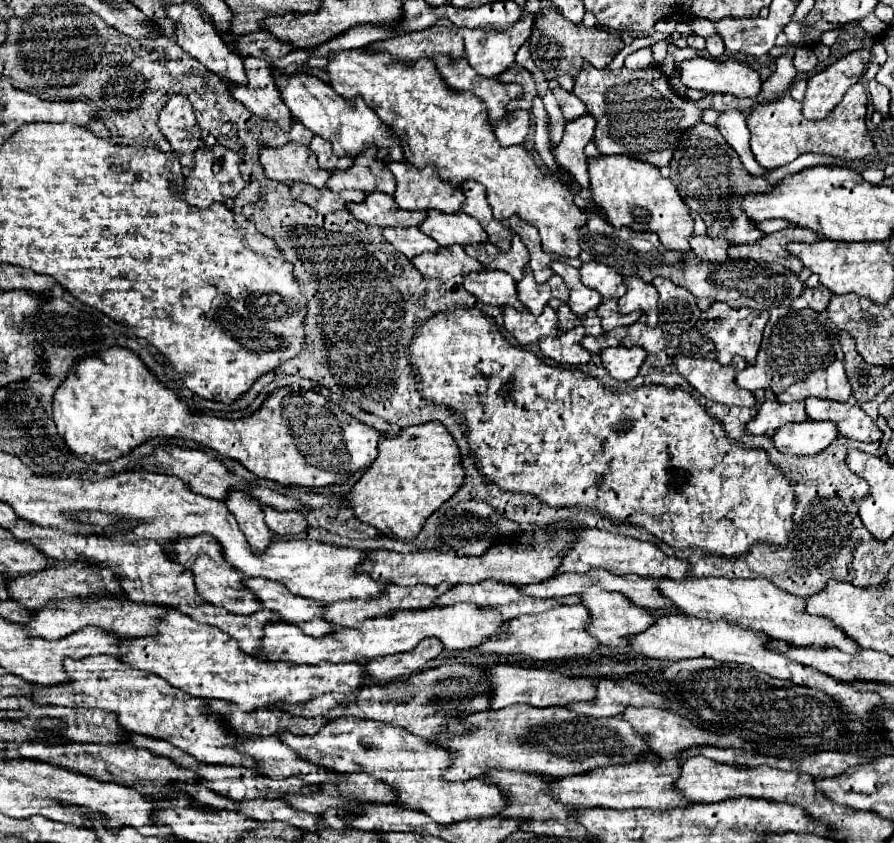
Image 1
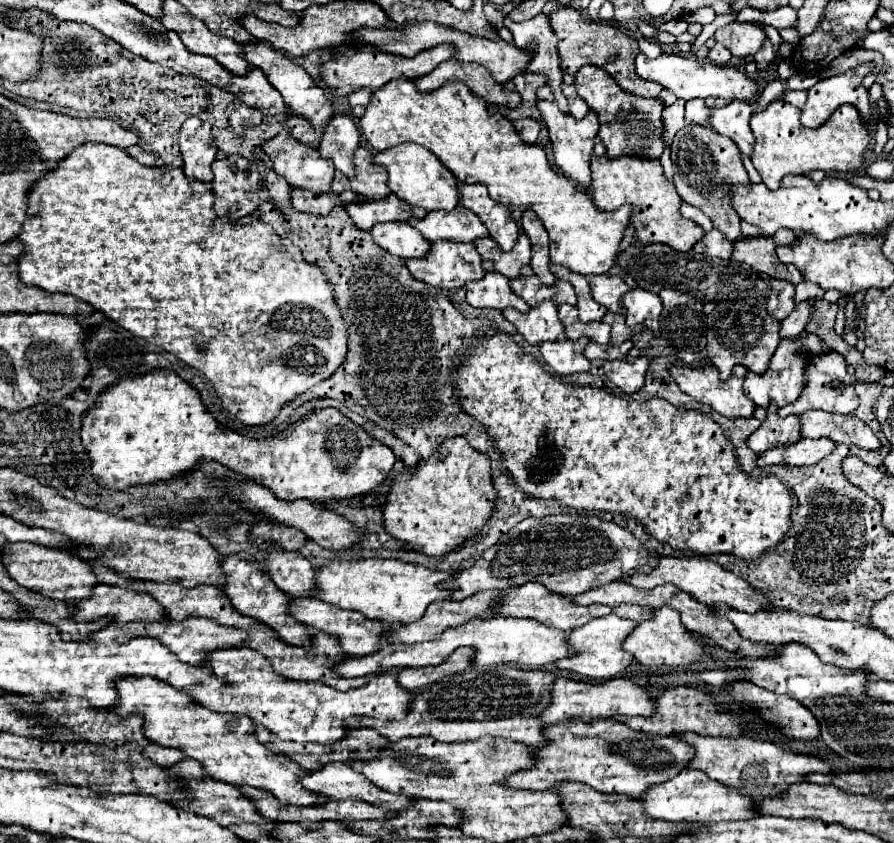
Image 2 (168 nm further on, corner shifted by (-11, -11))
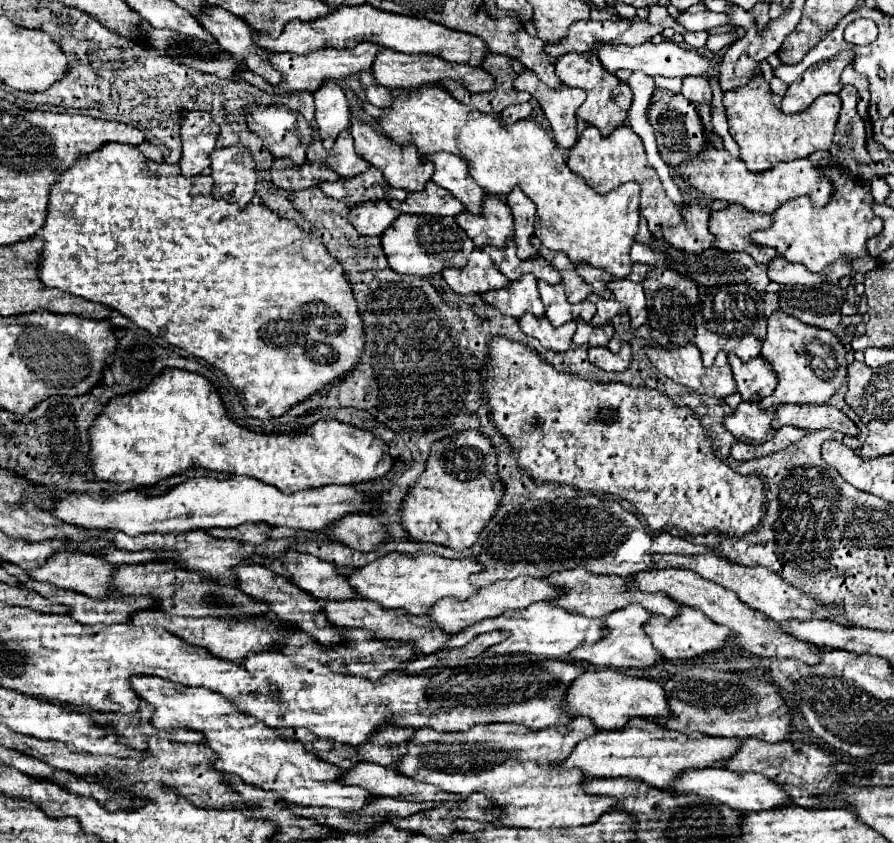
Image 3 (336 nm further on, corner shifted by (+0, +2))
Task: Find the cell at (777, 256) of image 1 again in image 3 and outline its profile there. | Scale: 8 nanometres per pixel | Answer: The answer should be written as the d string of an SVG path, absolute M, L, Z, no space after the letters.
M729 206L719 212L711 212L709 220L709 230L715 236L713 248L725 250L725 252L753 252L751 256L759 264L767 264L767 254L761 254L763 248L759 248L759 254L755 250L755 242L751 240L751 232L755 230L765 230L769 228L771 216L767 214L753 214L741 206Z

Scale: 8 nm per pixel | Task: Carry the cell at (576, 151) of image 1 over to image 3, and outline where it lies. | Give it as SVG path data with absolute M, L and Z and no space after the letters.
M531 70L519 74L513 86L527 90L539 102L553 128L555 144L563 150L571 150L577 144L577 108L585 102L585 92L569 86L551 90Z

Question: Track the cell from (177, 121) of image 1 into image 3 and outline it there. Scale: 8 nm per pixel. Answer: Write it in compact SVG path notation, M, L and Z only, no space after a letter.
M183 112L181 116L181 142L183 156L179 160L185 176L201 174L209 168L209 154L215 148L219 126L211 120L209 112Z

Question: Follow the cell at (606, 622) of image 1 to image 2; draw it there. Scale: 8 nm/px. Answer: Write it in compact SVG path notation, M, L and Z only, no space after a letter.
M664 607L664 609L656 609L654 617L648 621L642 621L636 631L632 633L632 637L628 637L628 641L624 643L624 649L628 649L628 653L632 653L636 657L638 663L652 667L652 665L688 665L694 661L700 661L704 655L708 655L708 647L702 641L702 637L690 633L684 623L680 621L680 613L676 613L676 609Z

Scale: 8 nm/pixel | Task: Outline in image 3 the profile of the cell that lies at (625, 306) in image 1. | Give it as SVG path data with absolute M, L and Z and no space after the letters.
M611 280L609 288L615 300L627 308L633 328L639 328L641 324L647 322L647 304L645 304L645 292L641 284L635 284L631 280Z

